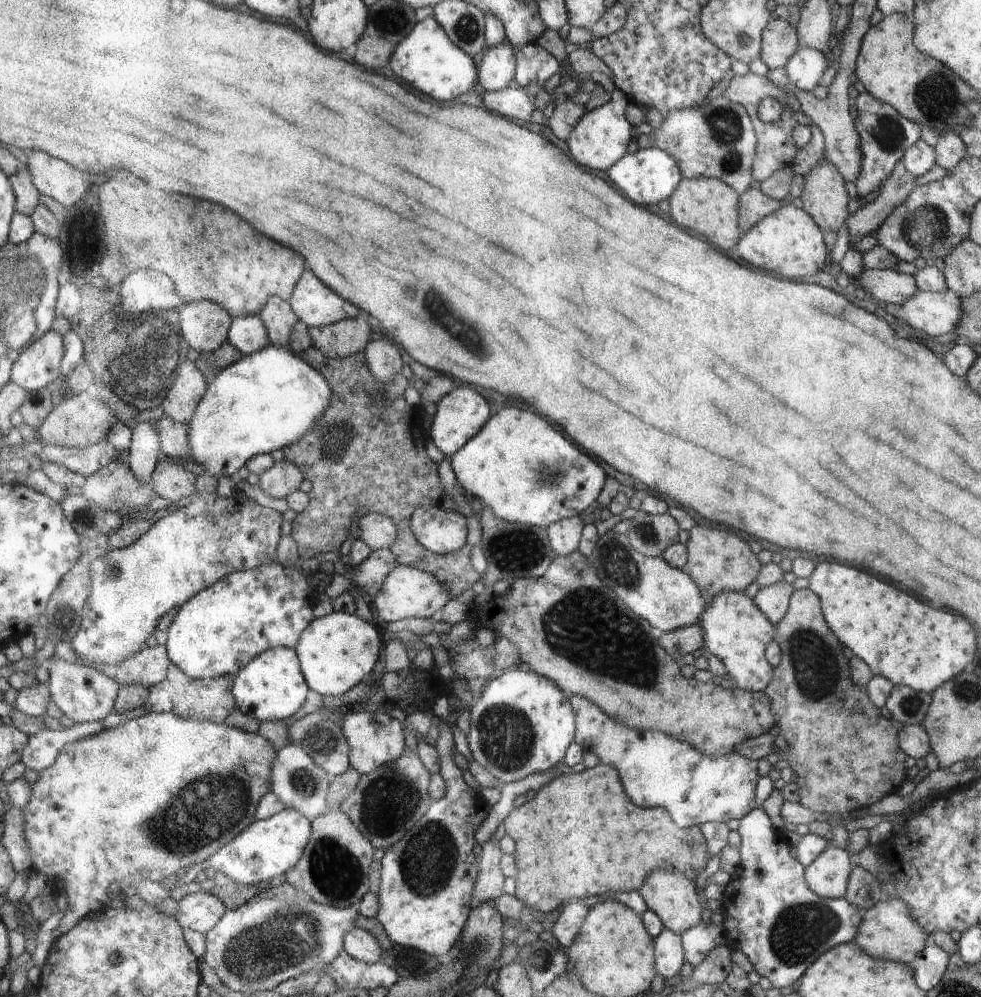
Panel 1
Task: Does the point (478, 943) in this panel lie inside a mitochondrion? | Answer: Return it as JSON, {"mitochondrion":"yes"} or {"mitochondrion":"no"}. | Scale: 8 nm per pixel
{"mitochondrion":"yes"}

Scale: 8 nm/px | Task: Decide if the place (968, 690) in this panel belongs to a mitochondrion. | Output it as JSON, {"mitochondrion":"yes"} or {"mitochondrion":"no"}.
{"mitochondrion":"yes"}

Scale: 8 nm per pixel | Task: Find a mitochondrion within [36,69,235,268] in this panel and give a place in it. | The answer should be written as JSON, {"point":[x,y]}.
{"point":[77,223]}

